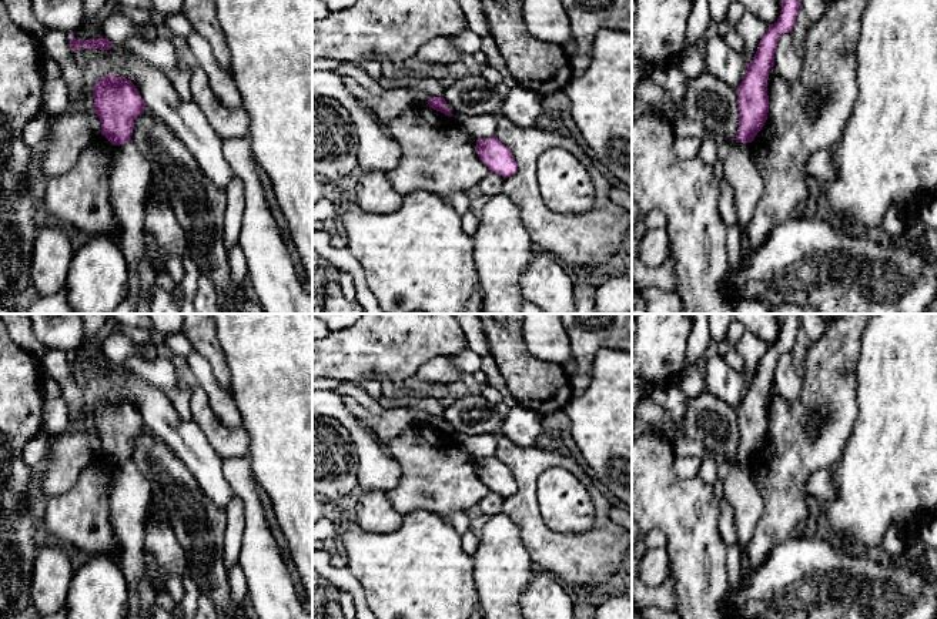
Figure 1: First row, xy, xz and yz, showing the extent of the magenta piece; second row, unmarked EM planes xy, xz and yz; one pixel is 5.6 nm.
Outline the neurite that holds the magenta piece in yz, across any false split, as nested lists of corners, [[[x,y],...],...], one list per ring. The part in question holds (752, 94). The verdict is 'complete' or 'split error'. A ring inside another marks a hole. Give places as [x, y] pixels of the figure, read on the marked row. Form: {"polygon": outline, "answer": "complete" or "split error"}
{"polygon": [[[782,0],[777,21],[767,27],[746,74],[737,87],[739,128],[736,143],[752,143],[767,120],[767,80],[774,66],[774,50],[782,34],[792,33],[800,0]]], "answer": "complete"}

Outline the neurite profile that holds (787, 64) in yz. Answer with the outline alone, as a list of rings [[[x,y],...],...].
[[[792,33],[782,34],[777,41],[777,47],[774,50],[774,68],[776,74],[789,84],[797,81],[800,76],[802,61],[793,44]]]

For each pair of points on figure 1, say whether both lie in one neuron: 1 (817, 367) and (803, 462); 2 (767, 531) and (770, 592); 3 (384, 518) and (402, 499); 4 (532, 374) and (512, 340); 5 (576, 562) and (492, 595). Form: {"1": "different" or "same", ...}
{"1": "same", "2": "different", "3": "different", "4": "same", "5": "different"}

